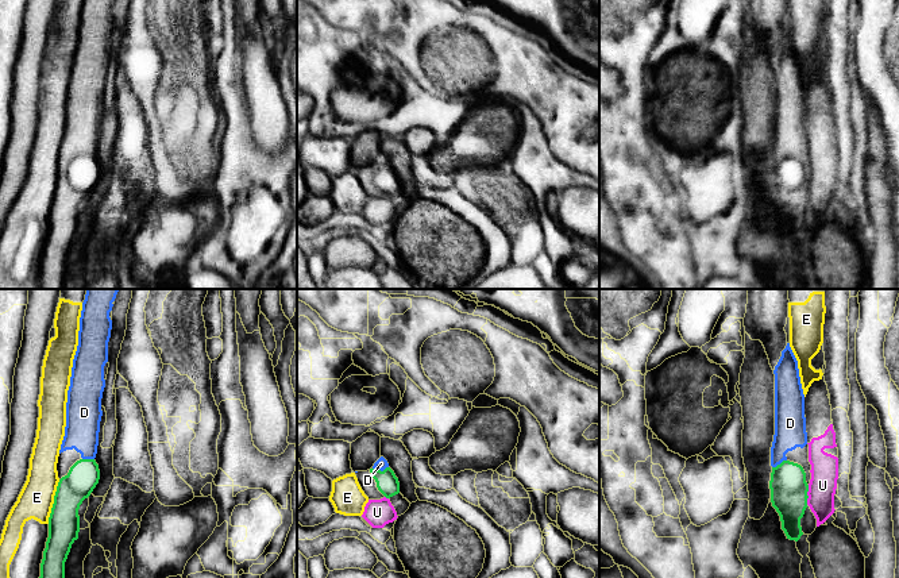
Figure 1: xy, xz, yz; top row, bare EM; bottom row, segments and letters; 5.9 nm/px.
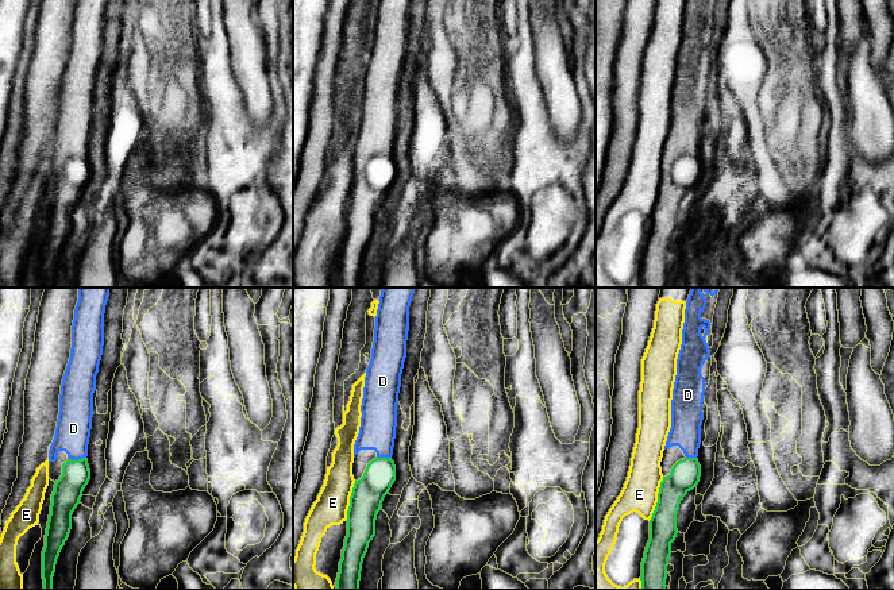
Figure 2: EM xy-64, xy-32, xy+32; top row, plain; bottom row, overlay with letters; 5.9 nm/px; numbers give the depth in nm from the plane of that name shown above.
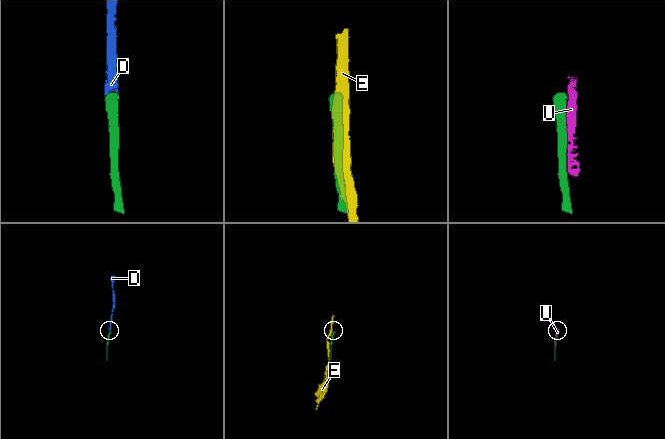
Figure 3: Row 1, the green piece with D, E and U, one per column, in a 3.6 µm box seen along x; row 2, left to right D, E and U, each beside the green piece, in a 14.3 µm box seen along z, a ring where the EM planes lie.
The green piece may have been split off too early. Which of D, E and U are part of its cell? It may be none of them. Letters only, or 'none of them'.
D

